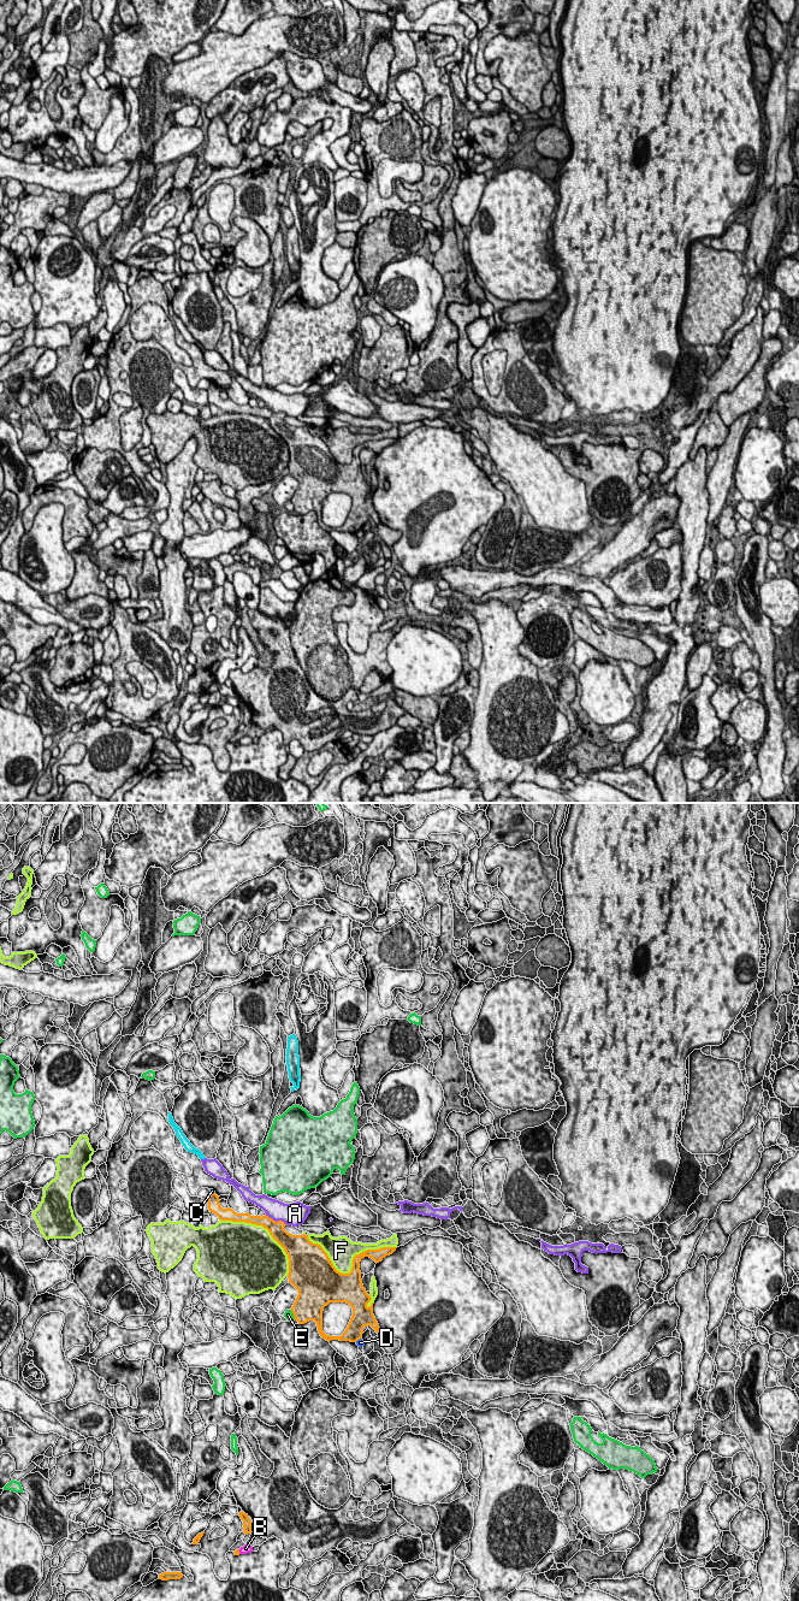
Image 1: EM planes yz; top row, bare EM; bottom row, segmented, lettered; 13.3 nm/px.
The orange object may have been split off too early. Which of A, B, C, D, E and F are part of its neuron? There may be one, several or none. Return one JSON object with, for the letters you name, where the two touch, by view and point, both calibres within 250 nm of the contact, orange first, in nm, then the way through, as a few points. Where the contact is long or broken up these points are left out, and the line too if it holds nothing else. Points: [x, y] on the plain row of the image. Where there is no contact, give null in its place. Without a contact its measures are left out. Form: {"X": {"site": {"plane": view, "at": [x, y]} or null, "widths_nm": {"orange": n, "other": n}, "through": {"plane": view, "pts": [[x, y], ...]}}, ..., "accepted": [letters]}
{"accepted": []}

